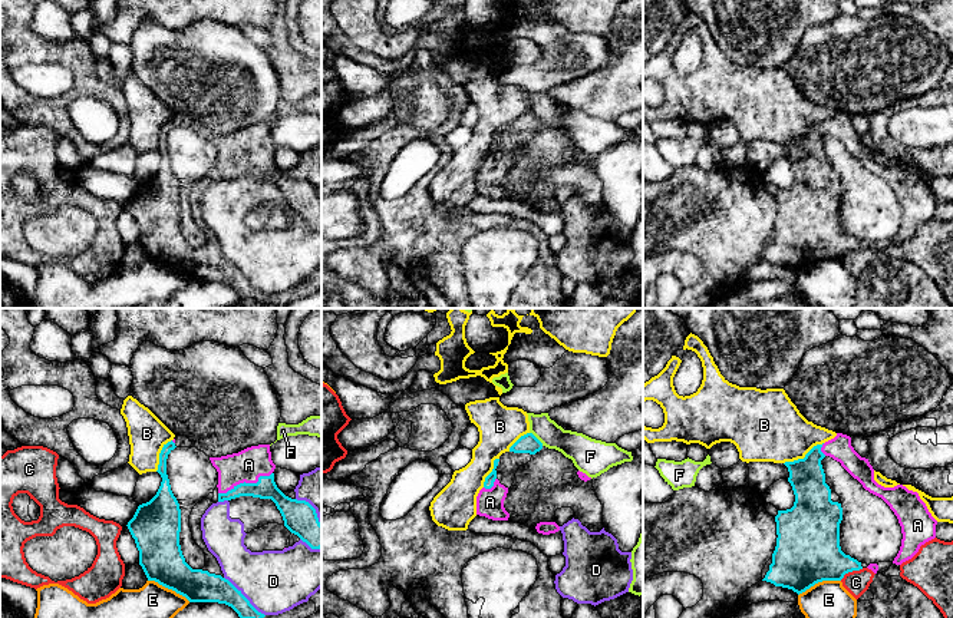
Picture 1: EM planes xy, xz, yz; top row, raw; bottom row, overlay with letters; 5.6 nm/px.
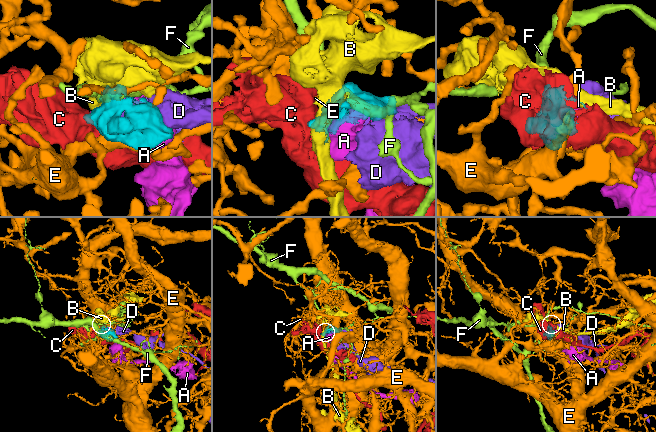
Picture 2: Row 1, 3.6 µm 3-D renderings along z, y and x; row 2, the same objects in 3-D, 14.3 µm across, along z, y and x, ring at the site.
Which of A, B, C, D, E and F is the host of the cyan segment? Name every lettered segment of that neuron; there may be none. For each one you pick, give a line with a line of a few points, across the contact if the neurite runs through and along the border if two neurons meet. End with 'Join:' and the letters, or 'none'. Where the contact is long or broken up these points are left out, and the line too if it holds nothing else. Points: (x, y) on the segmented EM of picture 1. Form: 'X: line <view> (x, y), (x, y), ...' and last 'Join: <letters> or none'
Join: A

